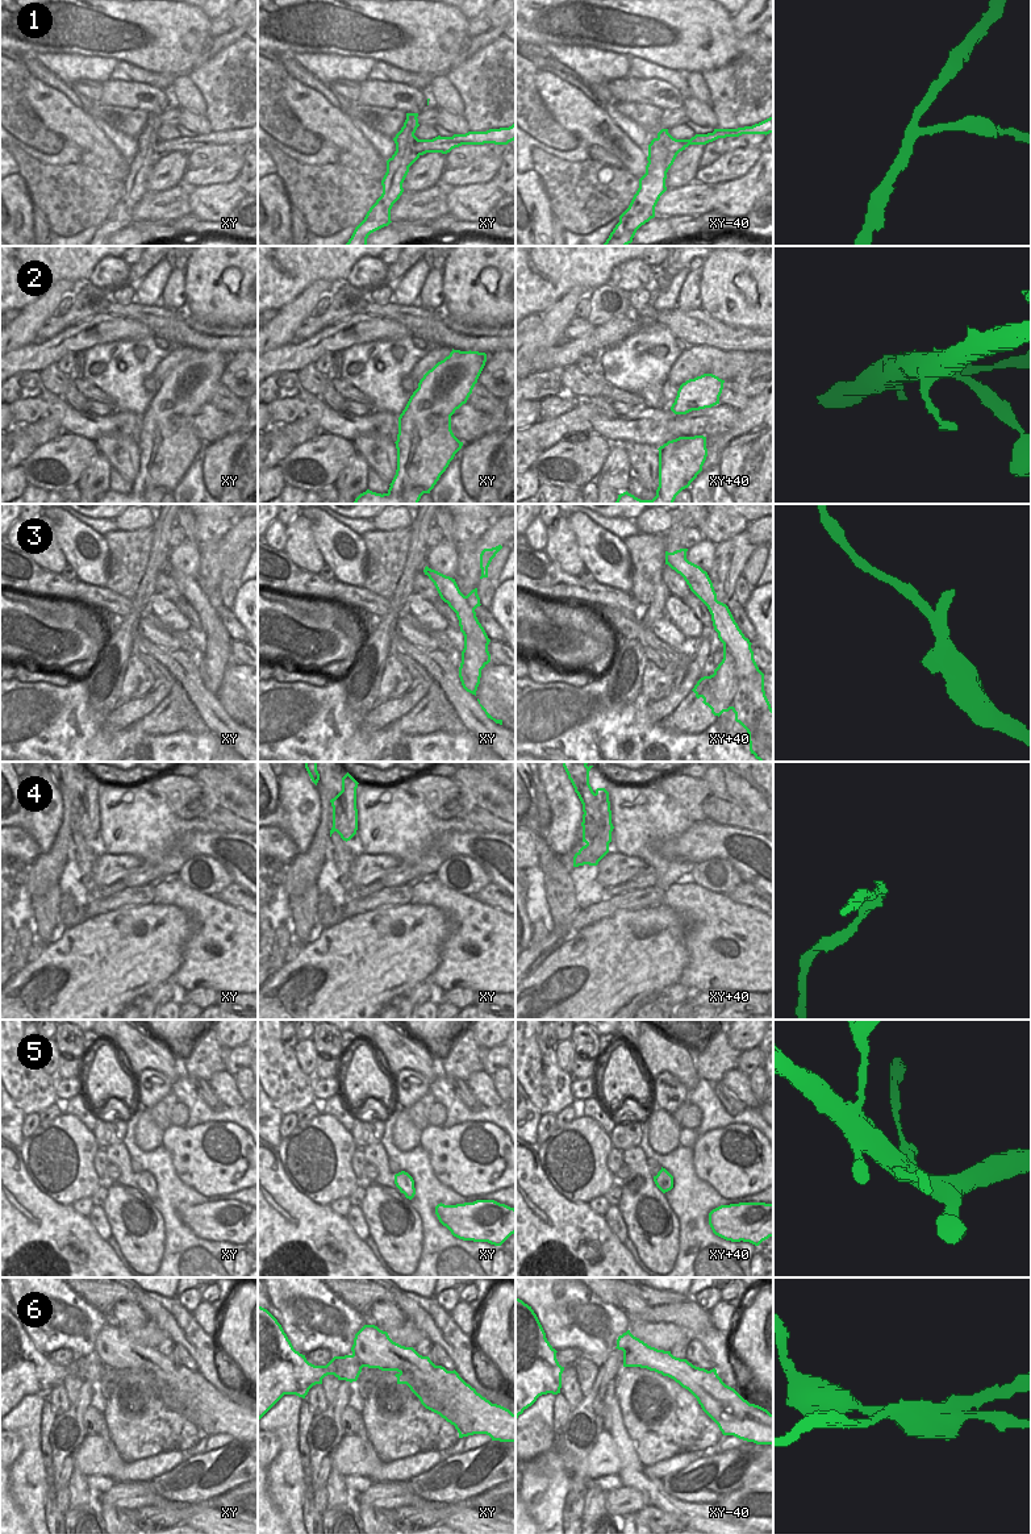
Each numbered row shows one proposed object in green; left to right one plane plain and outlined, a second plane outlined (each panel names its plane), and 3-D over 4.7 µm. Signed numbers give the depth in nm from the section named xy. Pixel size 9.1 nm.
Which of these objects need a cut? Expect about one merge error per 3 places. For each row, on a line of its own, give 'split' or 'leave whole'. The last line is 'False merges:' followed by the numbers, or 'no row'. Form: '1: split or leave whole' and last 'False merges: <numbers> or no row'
1: split
2: leave whole
3: leave whole
4: leave whole
5: leave whole
6: split
False merges: 1, 6

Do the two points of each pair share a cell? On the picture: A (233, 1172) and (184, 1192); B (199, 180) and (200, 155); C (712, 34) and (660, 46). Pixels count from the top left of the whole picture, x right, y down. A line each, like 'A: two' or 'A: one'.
A: two
B: two
C: one

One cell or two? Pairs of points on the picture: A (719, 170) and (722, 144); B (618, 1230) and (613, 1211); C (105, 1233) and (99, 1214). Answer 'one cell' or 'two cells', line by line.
A: two cells
B: one cell
C: one cell

